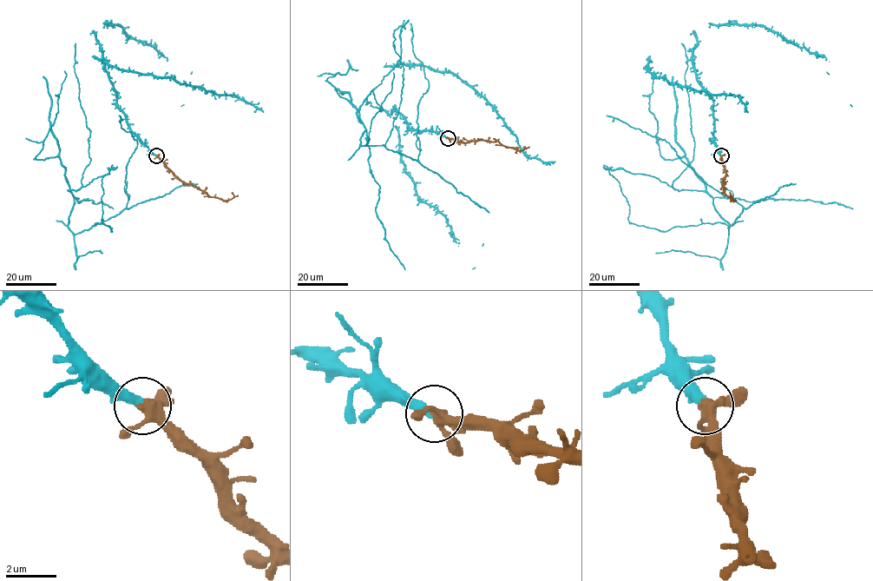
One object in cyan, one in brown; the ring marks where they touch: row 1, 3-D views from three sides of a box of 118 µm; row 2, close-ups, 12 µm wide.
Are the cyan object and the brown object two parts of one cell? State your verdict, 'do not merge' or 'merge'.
merge

